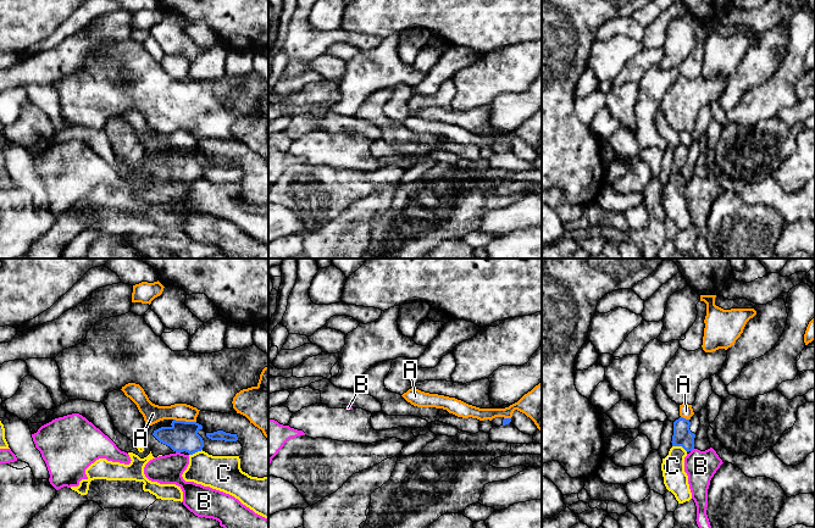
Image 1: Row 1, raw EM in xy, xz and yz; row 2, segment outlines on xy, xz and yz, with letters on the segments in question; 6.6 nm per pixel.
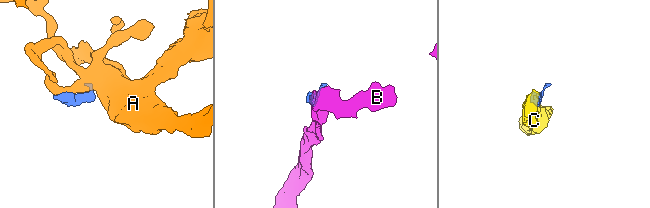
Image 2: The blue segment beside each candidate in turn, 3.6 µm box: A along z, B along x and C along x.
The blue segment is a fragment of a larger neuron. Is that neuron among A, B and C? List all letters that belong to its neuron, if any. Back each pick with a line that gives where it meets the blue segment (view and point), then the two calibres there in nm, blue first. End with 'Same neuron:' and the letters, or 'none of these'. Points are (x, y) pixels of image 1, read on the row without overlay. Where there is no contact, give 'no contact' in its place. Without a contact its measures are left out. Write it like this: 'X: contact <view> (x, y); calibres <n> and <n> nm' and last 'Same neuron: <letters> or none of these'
Same neuron: none of these

